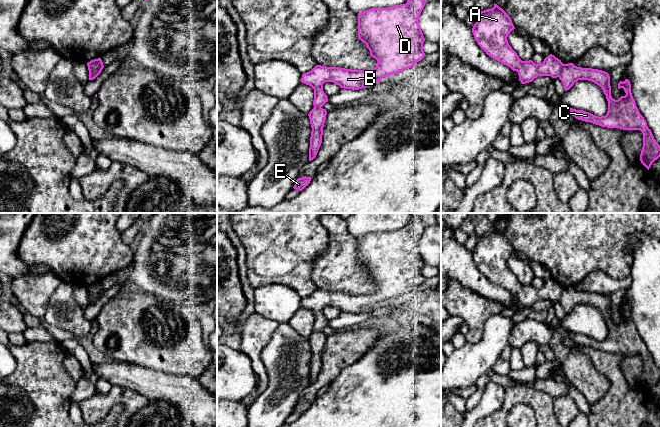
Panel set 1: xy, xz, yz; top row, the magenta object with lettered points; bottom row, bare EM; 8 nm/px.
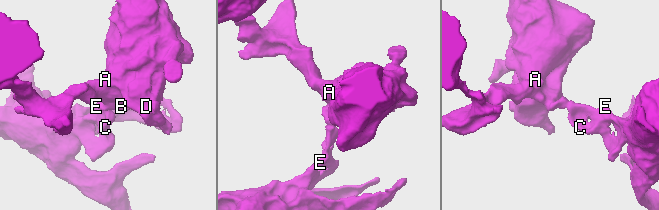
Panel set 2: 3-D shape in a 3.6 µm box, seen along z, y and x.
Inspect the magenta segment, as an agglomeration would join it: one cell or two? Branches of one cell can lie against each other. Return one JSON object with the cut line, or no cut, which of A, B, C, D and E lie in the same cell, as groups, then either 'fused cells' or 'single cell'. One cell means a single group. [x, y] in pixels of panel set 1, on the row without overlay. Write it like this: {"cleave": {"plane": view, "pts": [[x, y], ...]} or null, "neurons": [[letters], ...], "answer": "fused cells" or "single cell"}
{"cleave": {"plane": "xy", "pts": [[101, 293], [89, 296]]}, "neurons": [["A", "B", "D"], ["C", "E"]], "answer": "fused cells"}

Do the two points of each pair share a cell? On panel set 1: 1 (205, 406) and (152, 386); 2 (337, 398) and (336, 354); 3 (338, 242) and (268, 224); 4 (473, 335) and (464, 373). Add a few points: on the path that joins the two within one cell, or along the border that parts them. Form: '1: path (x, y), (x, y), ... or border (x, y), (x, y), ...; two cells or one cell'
1: path (192, 400), (184, 392), (165, 386); one cell
2: border (356, 361), (347, 365), (328, 384); two cells
3: border (321, 223), (328, 233), (328, 245), (315, 259); two cells
4: border (484, 322), (482, 336), (476, 342), (468, 343); two cells

